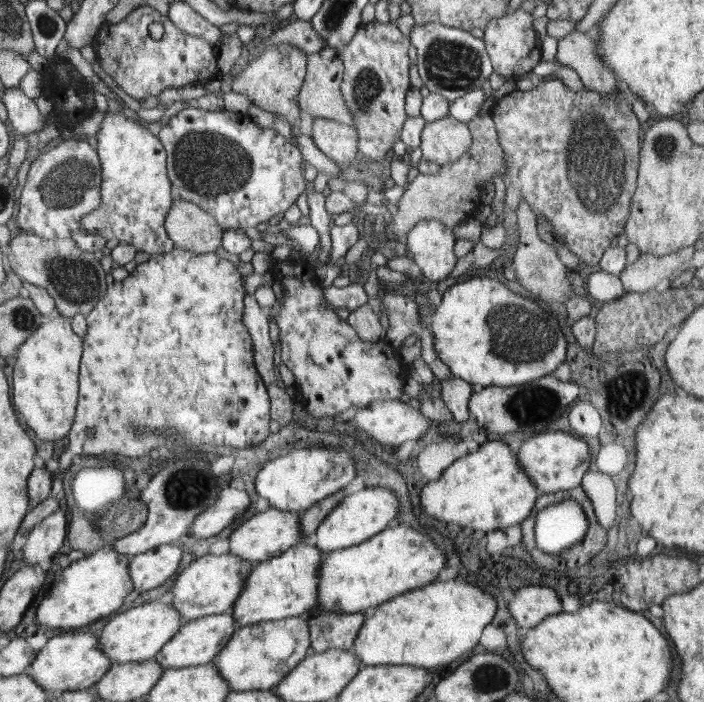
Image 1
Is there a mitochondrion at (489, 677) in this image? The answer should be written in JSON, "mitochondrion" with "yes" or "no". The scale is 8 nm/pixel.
{"mitochondrion":"yes"}

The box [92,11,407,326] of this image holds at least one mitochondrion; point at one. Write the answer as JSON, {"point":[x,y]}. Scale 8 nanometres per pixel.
{"point":[208,165]}

